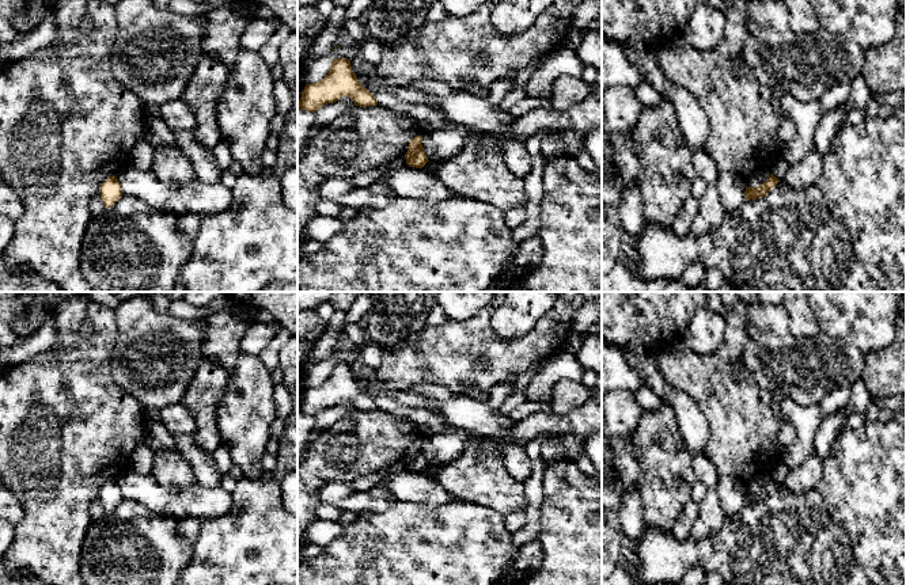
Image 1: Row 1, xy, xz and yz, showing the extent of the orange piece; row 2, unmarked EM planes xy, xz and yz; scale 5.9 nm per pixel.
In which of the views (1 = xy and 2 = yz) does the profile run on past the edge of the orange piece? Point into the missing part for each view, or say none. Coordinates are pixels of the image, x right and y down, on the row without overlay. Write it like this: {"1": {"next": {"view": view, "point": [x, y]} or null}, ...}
{"1": {"next": null}, "2": {"next": null}}

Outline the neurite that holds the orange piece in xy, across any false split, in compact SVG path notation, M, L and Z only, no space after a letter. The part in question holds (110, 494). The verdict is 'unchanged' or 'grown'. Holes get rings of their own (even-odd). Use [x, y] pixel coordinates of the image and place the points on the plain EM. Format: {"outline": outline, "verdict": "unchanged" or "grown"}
{"outline": "M109 480L101 489L99 497L105 512L113 510L122 501L122 493L117 480Z", "verdict": "unchanged"}

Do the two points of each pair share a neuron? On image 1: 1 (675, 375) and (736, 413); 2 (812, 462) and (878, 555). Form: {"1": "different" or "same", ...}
{"1": "same", "2": "different"}

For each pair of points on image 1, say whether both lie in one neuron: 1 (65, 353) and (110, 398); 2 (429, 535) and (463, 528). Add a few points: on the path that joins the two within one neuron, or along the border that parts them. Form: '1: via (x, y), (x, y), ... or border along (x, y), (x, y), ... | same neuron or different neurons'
1: via (76, 364), (99, 387) | same neuron
2: via (438, 535), (455, 535) | same neuron

